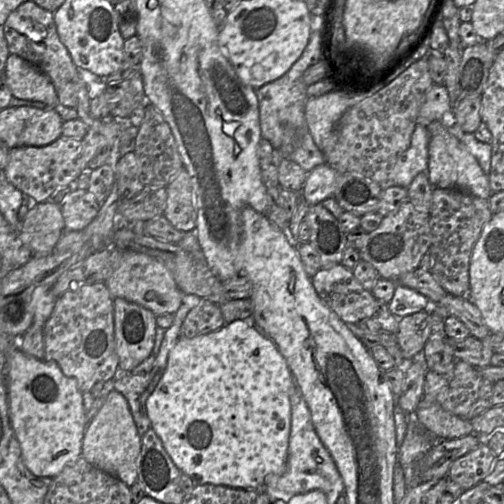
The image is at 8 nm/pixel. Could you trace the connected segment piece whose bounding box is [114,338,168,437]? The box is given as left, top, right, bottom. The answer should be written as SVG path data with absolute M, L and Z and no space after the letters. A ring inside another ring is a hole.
M166 338L163 339L152 369L144 375L132 375L118 370L115 374L114 390L127 399L137 431L142 437L151 428L146 400L162 378L167 367Z

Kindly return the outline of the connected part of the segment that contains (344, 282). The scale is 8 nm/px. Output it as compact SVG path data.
M341 263L321 268L312 284L321 300L345 323L358 324L375 315L376 298Z

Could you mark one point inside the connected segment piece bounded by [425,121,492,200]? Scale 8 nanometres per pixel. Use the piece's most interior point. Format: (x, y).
(450, 166)

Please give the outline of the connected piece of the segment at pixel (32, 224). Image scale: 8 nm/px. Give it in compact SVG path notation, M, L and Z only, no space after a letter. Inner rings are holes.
M39 202L22 221L20 239L34 255L47 255L53 252L64 233L64 226L60 203Z

